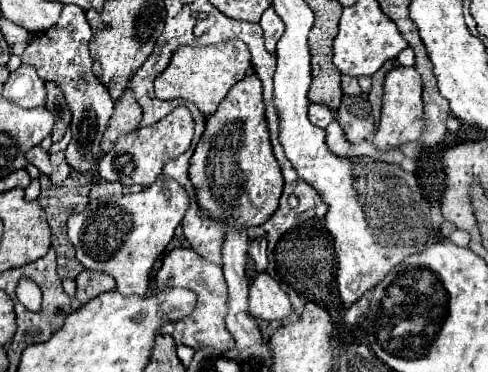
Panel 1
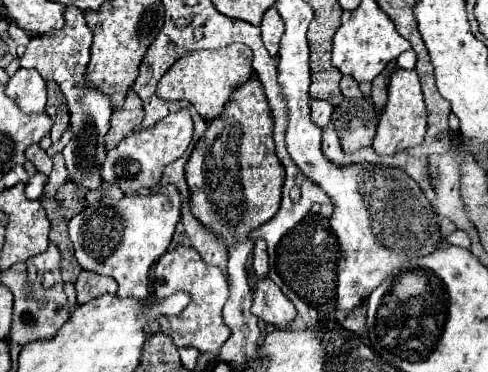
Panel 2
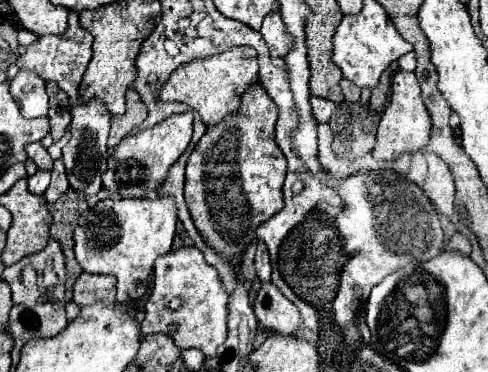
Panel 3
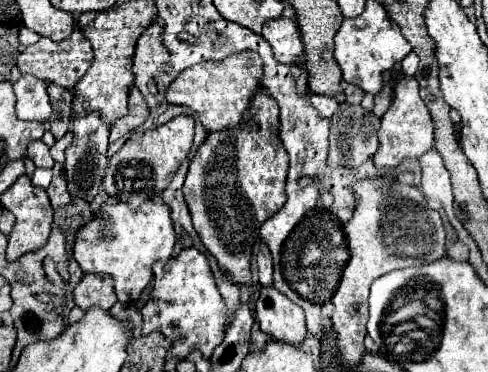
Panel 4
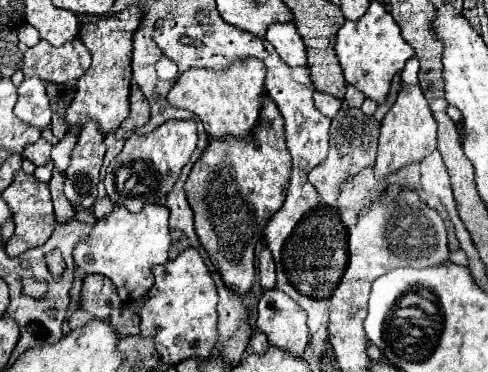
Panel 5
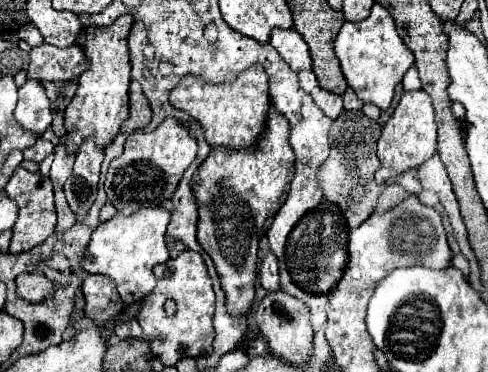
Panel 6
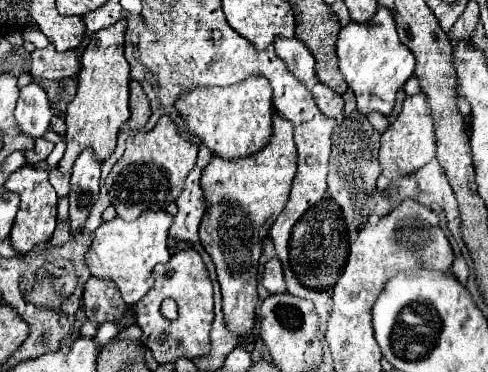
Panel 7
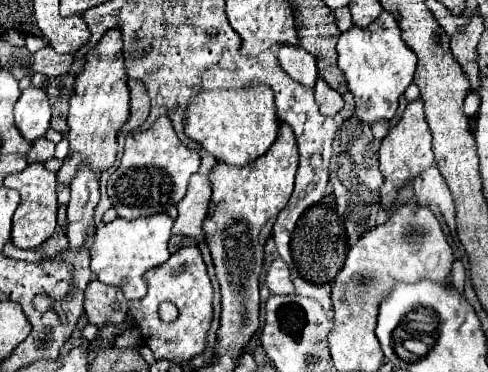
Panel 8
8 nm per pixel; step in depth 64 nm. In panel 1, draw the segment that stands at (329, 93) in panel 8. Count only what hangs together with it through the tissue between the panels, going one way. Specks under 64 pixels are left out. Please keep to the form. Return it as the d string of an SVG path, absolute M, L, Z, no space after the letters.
M310 104L308 116L310 116L310 122L318 128L326 128L330 124L330 120L334 118L332 110L326 104Z

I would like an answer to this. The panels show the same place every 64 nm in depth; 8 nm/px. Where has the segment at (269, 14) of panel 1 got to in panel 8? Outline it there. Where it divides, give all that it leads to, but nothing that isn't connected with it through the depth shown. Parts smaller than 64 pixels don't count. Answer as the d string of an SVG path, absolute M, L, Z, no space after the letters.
M280 46L278 48L280 68L296 82L306 88L314 88L318 78L316 58L300 46Z

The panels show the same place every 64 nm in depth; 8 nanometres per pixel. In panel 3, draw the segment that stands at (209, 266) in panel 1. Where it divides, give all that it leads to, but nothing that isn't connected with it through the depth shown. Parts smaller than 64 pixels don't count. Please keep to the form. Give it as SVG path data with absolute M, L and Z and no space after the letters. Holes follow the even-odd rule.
M196 246L180 248L176 252L160 256L154 266L156 266L154 290L144 306L146 316L144 316L144 328L140 324L142 334L162 332L168 334L180 350L198 348L204 352L204 356L214 356L216 348L226 340L228 334L226 328L228 296L222 288L216 268L204 262L204 256ZM172 298L182 300L178 310L168 308L168 302Z

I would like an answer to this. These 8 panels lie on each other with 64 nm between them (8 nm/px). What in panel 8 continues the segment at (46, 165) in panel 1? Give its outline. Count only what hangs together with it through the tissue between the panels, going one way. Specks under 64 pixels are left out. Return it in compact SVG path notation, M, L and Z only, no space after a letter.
M40 138L40 140L34 140L32 142L32 148L28 152L28 162L34 164L34 162L46 162L54 156L54 142L46 140L46 138Z

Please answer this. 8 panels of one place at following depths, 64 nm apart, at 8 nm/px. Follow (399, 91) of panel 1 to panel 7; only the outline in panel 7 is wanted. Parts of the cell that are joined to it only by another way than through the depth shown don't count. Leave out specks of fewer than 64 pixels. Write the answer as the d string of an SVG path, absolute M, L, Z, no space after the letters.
M422 92L416 94L416 96L408 96L404 100L400 116L396 118L394 124L388 126L388 130L380 138L378 160L380 160L380 166L382 166L382 174L378 178L378 192L386 194L394 180L418 172L422 166L426 166L434 158L434 152L436 152L434 124L432 124L432 116L428 112L426 96Z

